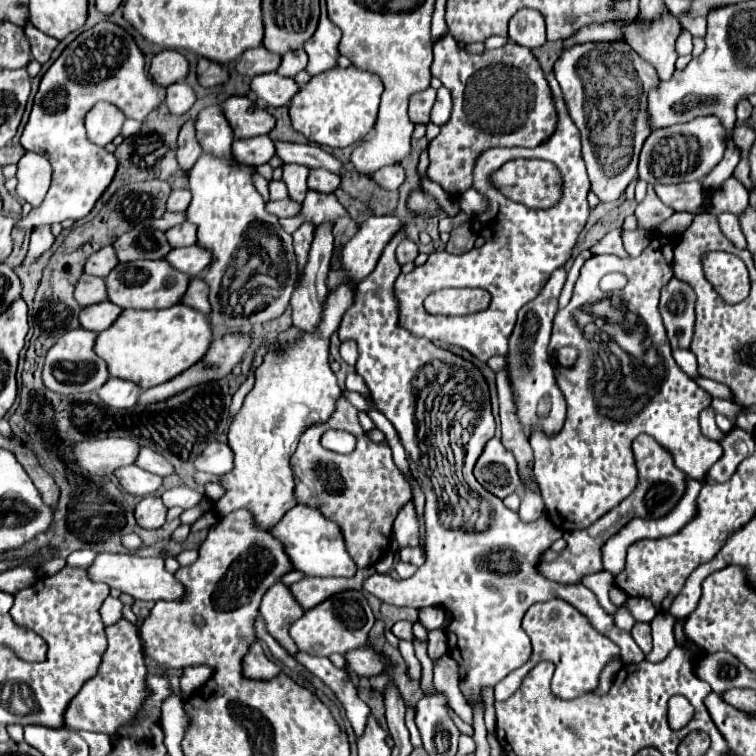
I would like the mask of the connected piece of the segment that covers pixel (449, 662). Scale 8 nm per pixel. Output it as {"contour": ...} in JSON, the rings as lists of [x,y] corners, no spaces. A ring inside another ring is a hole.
{"contour":[[[445,653],[433,663],[433,683],[439,691],[443,691],[451,703],[451,709],[469,725],[473,725],[473,711],[467,705],[461,689],[459,689],[459,669],[457,661]]]}

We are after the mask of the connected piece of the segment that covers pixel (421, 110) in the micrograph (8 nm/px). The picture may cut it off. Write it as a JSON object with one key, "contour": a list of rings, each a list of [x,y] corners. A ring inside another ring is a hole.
{"contour":[[[425,89],[417,95],[413,95],[411,103],[409,103],[409,117],[411,121],[417,125],[427,125],[431,121],[431,107],[435,103],[435,89]]]}

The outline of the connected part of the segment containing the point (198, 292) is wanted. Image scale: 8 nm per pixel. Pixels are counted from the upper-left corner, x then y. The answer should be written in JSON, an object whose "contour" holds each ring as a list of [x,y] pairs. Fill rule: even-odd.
{"contour":[[[195,277],[193,283],[189,283],[189,291],[185,293],[185,299],[183,299],[185,305],[193,305],[197,311],[201,313],[211,313],[211,303],[209,303],[209,285],[201,279],[201,277]]]}

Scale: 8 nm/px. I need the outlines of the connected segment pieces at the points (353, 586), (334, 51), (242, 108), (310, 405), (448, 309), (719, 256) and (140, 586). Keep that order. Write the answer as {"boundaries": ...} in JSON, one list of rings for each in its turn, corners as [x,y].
{"boundaries":[[[[375,567],[359,569],[353,579],[319,579],[319,577],[305,577],[299,583],[291,585],[291,593],[299,599],[303,609],[317,607],[325,599],[343,593],[343,591],[361,591],[363,581],[375,573]]],[[[323,13],[315,35],[309,39],[309,43],[305,43],[305,51],[309,55],[307,71],[311,75],[319,75],[337,65],[339,41],[341,41],[341,29],[333,25],[329,17]]],[[[229,97],[223,111],[237,139],[267,135],[275,127],[275,117],[261,103],[247,97]]],[[[339,287],[329,293],[323,323],[317,333],[301,333],[301,343],[297,343],[297,347],[285,347],[281,357],[275,353],[265,355],[263,365],[255,373],[255,387],[245,397],[229,429],[229,447],[235,453],[235,467],[223,477],[227,495],[213,505],[219,517],[245,507],[255,515],[259,527],[273,527],[297,505],[289,461],[303,431],[311,423],[327,421],[337,409],[337,399],[343,395],[329,367],[329,337],[337,331],[341,315],[353,305],[353,293],[349,287]]],[[[441,289],[431,293],[424,301],[425,311],[429,313],[447,313],[447,315],[465,315],[477,313],[489,305],[489,293],[483,289]]],[[[707,253],[703,257],[705,277],[727,303],[743,301],[749,295],[749,273],[745,263],[731,253]]],[[[99,553],[93,565],[87,569],[93,581],[103,581],[109,587],[117,587],[141,601],[183,601],[185,585],[165,569],[165,557],[137,557],[137,555],[113,555]]]]}

